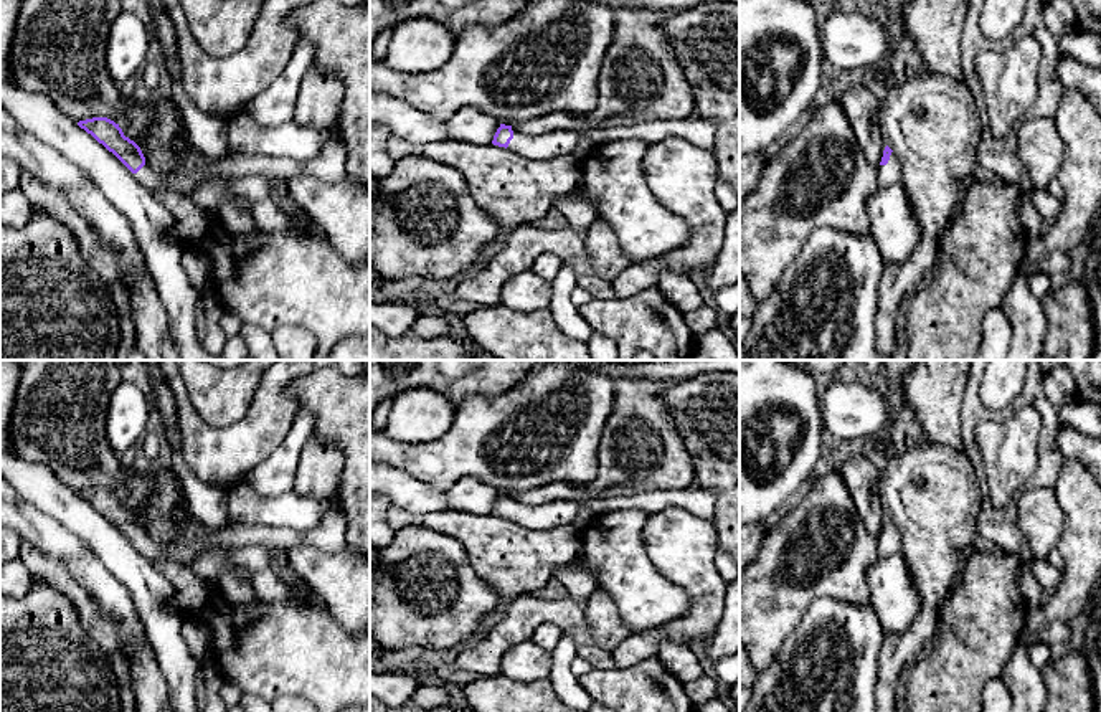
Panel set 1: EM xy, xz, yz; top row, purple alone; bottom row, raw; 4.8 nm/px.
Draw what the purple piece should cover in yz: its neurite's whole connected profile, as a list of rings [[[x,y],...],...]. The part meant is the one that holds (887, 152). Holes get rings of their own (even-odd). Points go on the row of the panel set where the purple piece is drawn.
[[[888,145],[885,147],[881,162],[877,167],[877,178],[880,187],[901,183],[901,165]]]

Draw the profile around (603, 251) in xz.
[[[596,220],[588,230],[584,254],[594,273],[609,282],[612,282],[622,269],[634,264],[621,249],[614,230],[601,220]]]

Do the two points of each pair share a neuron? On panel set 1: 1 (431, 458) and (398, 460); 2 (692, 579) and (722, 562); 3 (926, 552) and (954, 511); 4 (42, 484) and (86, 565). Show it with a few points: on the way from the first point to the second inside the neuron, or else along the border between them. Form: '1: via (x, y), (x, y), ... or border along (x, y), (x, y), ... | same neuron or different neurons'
1: via (423, 460), (406, 460) | same neuron
2: border along (717, 552), (715, 564), (722, 577) | different neurons
3: via (933, 542), (936, 529), (945, 521) | same neuron
4: border along (33, 507), (55, 517), (94, 555) | different neurons

